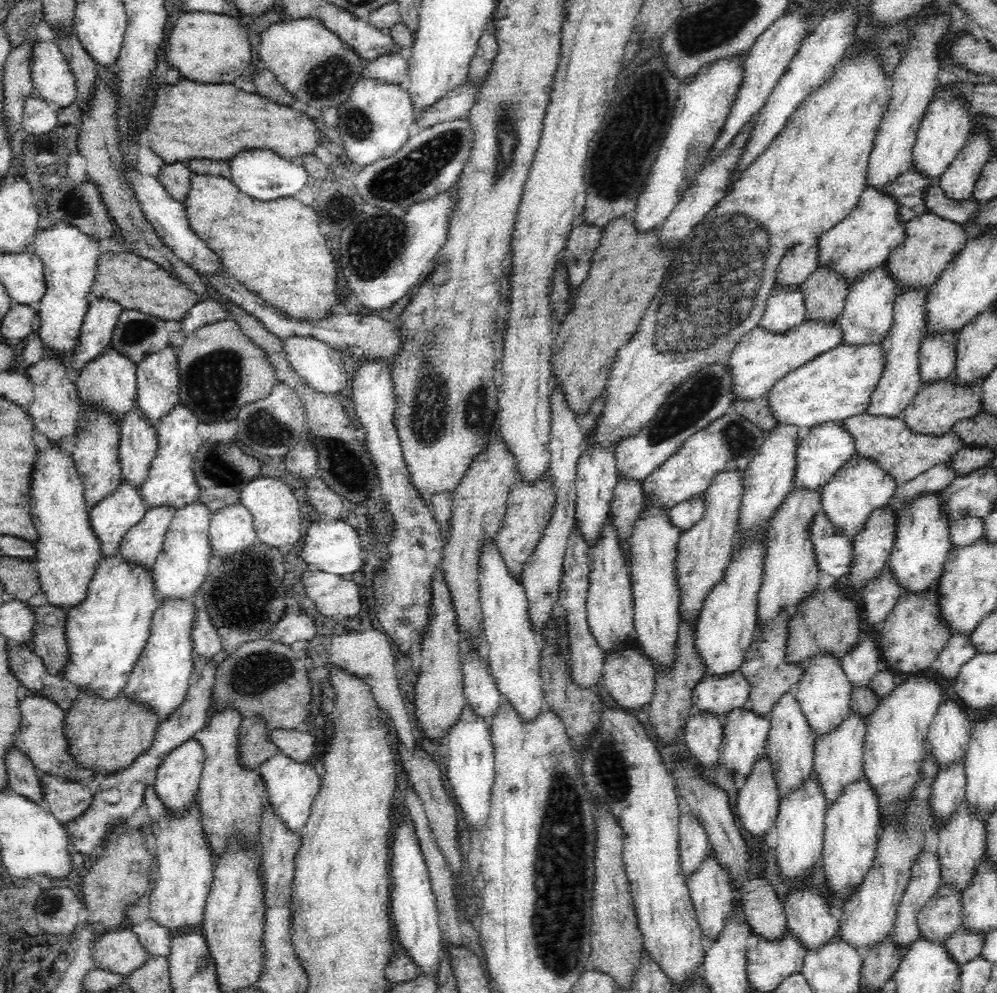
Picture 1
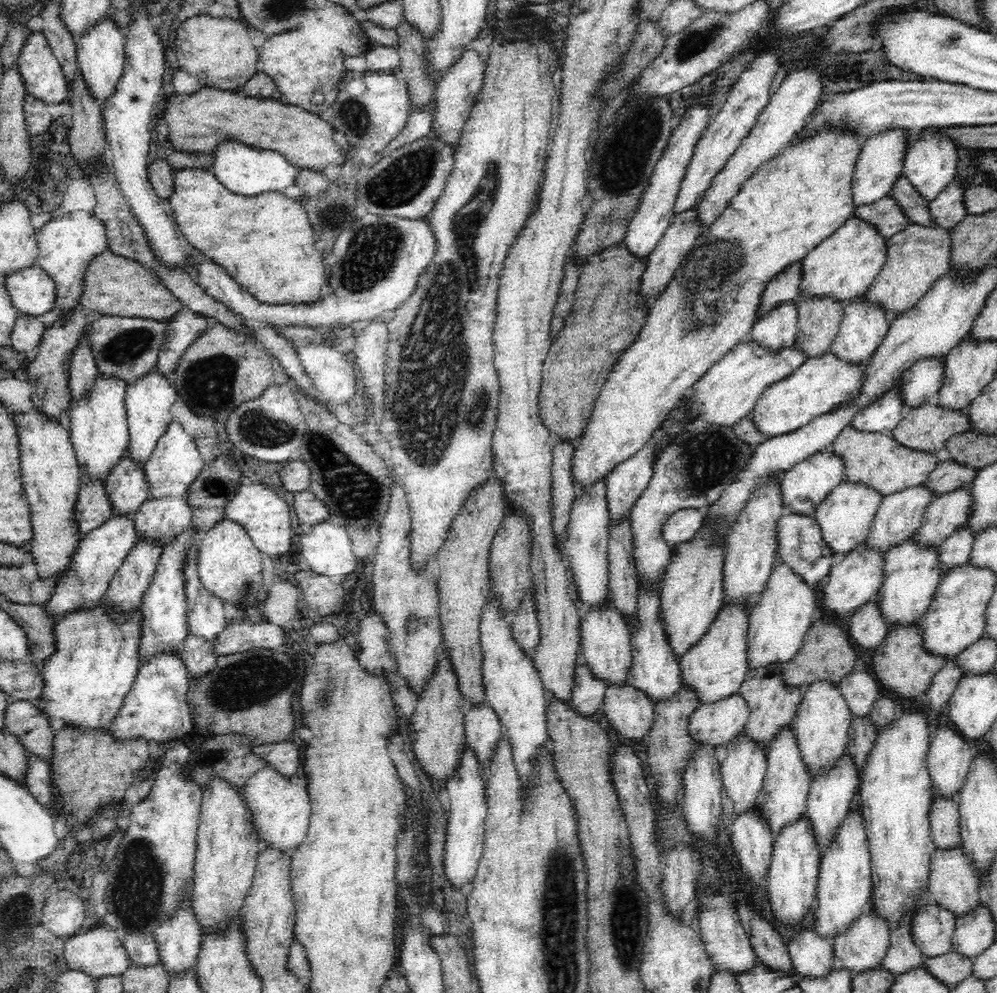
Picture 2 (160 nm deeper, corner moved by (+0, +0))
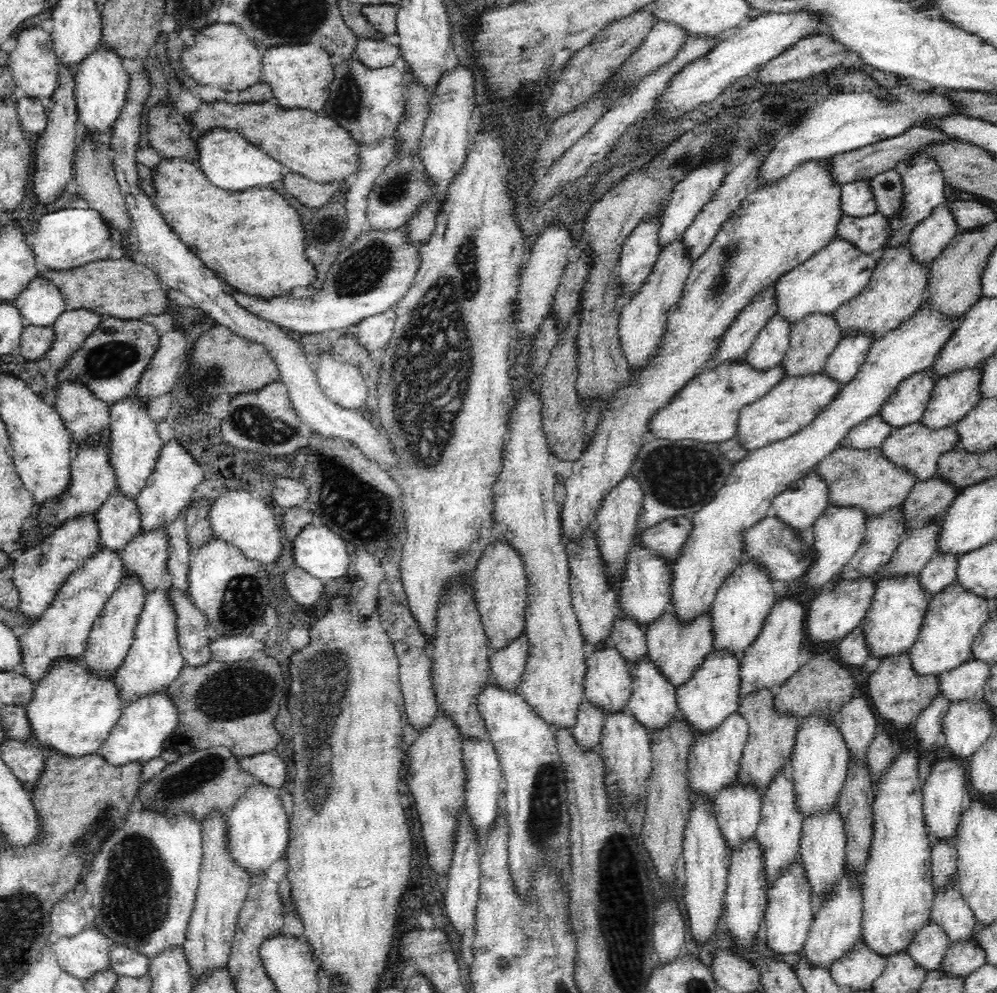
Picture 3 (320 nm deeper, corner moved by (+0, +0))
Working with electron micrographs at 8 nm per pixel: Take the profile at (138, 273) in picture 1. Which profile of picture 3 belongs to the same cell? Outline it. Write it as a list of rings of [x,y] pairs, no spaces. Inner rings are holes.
[[[108,257],[92,261],[81,268],[68,271],[46,271],[40,276],[50,280],[64,296],[69,310],[85,309],[100,315],[110,315],[121,319],[140,320],[149,314],[166,313],[170,306],[164,285],[154,271],[144,264],[136,264],[132,257],[112,260]]]

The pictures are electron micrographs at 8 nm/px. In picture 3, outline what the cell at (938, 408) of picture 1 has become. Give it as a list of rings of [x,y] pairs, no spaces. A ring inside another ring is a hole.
[[[910,422],[909,424],[893,428],[888,438],[881,444],[882,450],[886,457],[898,465],[907,466],[908,469],[916,471],[918,480],[936,475],[938,472],[939,458],[947,453],[948,450],[960,446],[960,435],[956,431],[956,425],[944,425],[932,428],[922,422]]]

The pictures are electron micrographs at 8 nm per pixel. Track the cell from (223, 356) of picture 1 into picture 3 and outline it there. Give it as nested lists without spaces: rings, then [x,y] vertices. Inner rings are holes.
[[[215,324],[198,338],[188,353],[188,394],[192,398],[216,398],[228,394],[252,393],[262,390],[268,383],[280,380],[276,364],[264,346],[247,340],[229,330],[227,326]]]

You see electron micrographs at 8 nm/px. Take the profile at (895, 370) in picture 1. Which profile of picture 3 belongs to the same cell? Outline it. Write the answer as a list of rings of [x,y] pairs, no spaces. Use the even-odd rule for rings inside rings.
[[[877,413],[853,426],[840,445],[848,445],[858,449],[880,447],[892,429],[892,425],[884,419],[884,416]]]

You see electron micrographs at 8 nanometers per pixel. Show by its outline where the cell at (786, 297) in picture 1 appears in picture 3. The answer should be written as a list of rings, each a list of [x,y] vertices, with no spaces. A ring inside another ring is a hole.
[[[780,314],[772,319],[758,332],[752,346],[744,354],[743,361],[756,369],[767,369],[781,364],[791,344],[791,324]]]

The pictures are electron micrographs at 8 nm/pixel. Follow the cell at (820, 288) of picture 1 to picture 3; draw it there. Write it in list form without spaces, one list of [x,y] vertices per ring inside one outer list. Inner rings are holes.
[[[810,314],[791,323],[791,344],[783,358],[786,375],[805,375],[822,371],[838,342],[843,338],[840,323],[834,314]]]

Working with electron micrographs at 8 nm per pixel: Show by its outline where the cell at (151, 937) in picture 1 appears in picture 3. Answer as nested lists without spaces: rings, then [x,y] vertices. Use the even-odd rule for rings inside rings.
[[[114,942],[110,950],[112,971],[118,976],[139,977],[149,974],[150,957],[120,942]]]

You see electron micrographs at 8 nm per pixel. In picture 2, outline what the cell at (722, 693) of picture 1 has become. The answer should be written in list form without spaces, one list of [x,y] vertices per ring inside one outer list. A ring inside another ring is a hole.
[[[740,691],[727,694],[715,701],[700,701],[689,720],[693,742],[704,741],[715,746],[726,746],[748,722],[750,707]]]

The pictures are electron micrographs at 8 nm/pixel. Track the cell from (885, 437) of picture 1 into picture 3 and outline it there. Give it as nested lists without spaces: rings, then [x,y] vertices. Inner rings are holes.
[[[839,445],[815,469],[830,485],[830,505],[858,505],[867,510],[868,517],[884,512],[888,507],[902,505],[918,481],[916,471],[898,465],[890,457],[886,457],[882,447],[858,449]]]

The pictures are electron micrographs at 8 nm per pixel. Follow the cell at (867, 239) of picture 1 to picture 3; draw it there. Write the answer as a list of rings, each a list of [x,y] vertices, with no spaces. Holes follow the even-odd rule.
[[[834,237],[776,282],[779,305],[777,314],[786,318],[790,324],[810,314],[834,314],[844,304],[851,302],[852,298],[862,294],[870,283],[878,261],[876,252],[864,252],[848,239]]]

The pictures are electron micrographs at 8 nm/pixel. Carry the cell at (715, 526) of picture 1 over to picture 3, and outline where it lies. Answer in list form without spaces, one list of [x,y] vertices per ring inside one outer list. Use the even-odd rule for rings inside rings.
[[[671,600],[664,612],[653,618],[646,626],[647,652],[659,663],[664,677],[672,681],[676,687],[691,677],[693,670],[702,662],[704,655],[713,649],[714,638],[715,630],[712,625],[711,611],[701,611],[689,621],[680,621],[676,613],[676,605]]]

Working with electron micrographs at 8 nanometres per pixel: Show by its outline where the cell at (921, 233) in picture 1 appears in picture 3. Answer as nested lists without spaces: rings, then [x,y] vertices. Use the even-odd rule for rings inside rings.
[[[909,241],[884,247],[880,250],[878,259],[870,283],[862,294],[852,298],[851,302],[844,304],[834,313],[840,323],[843,338],[849,331],[868,331],[875,339],[882,338],[890,330],[896,330],[900,323],[912,318],[916,310],[929,302],[931,263],[920,262],[914,258]]]

